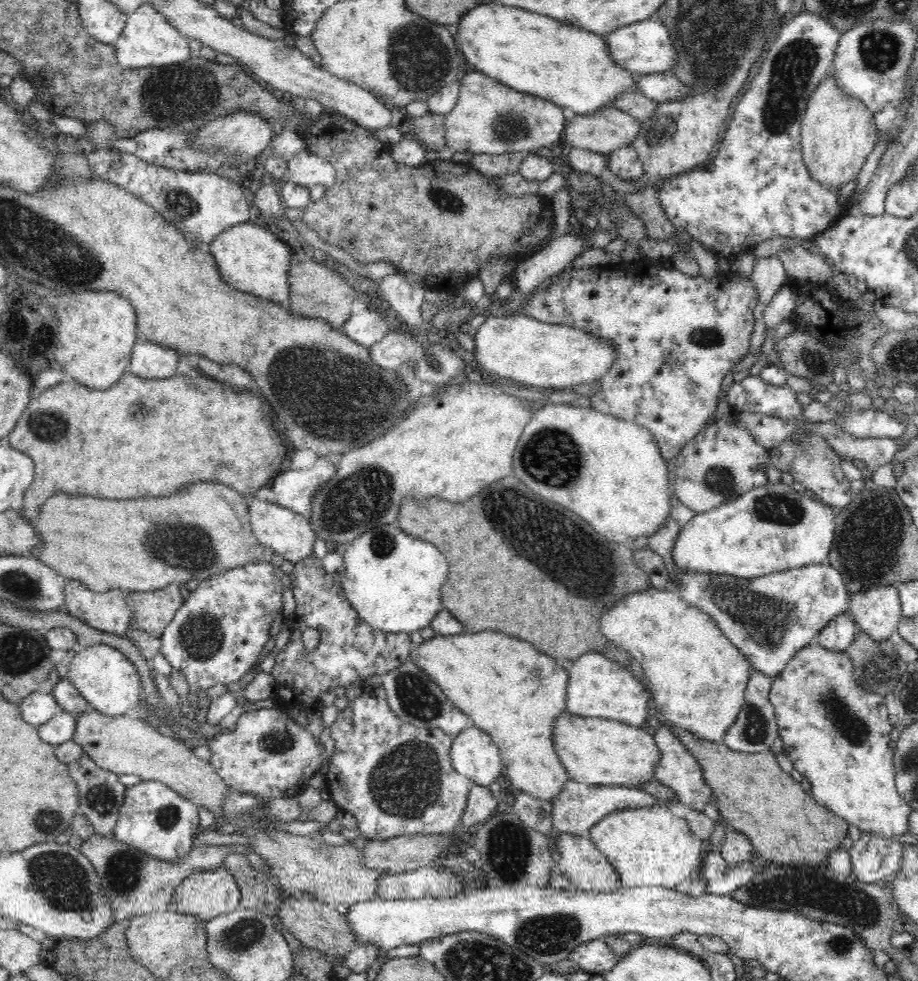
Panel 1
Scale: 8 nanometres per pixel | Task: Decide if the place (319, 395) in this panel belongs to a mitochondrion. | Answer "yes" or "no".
yes

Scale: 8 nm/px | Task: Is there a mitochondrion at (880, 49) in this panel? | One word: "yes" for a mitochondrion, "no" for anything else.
yes

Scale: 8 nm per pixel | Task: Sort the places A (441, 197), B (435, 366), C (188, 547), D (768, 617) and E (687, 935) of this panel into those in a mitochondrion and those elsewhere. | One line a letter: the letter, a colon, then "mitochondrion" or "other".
A: mitochondrion
B: mitochondrion
C: mitochondrion
D: mitochondrion
E: other

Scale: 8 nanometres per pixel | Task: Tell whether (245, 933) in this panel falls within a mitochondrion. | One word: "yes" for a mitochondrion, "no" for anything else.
yes

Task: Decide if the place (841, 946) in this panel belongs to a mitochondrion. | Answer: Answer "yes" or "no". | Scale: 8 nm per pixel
yes

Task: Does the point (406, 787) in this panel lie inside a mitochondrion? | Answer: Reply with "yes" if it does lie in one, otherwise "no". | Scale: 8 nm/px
yes

